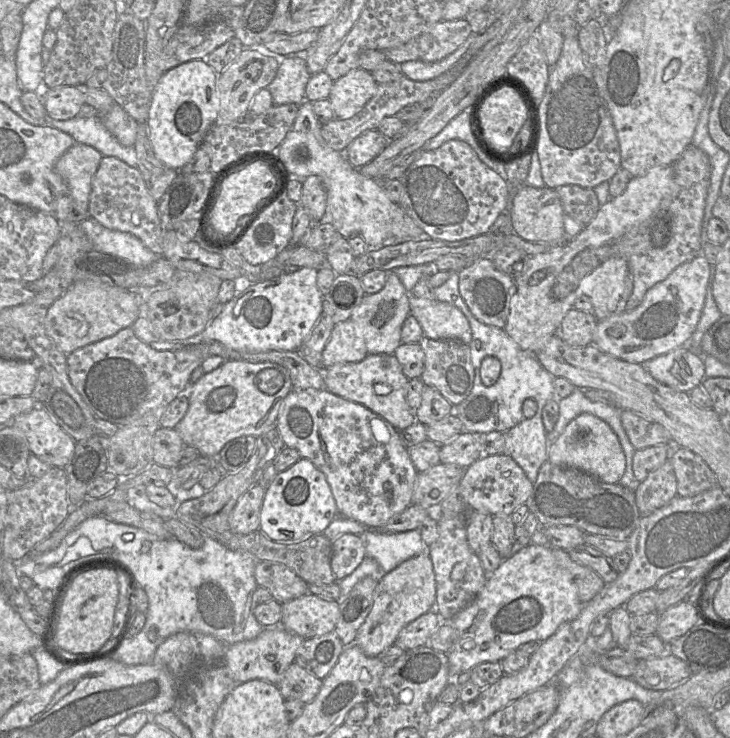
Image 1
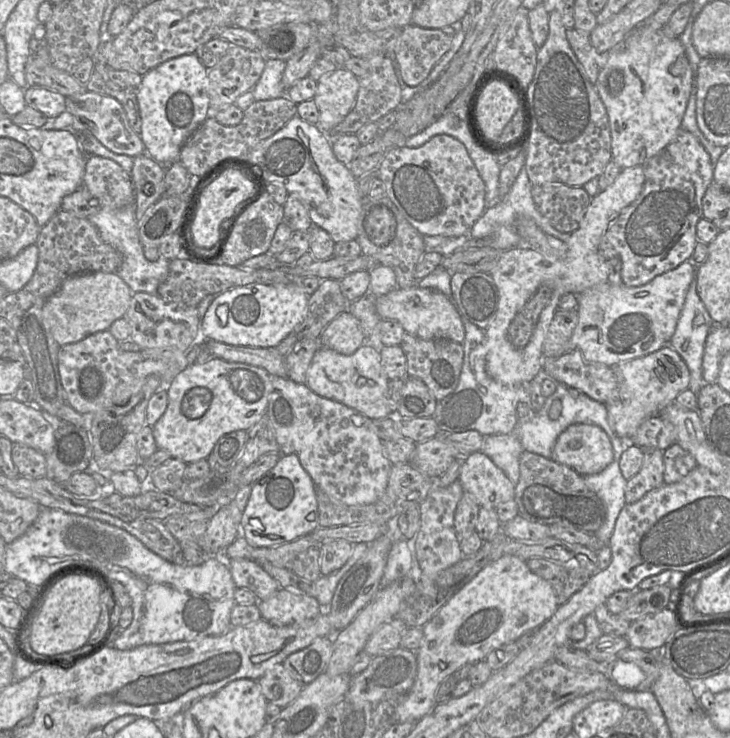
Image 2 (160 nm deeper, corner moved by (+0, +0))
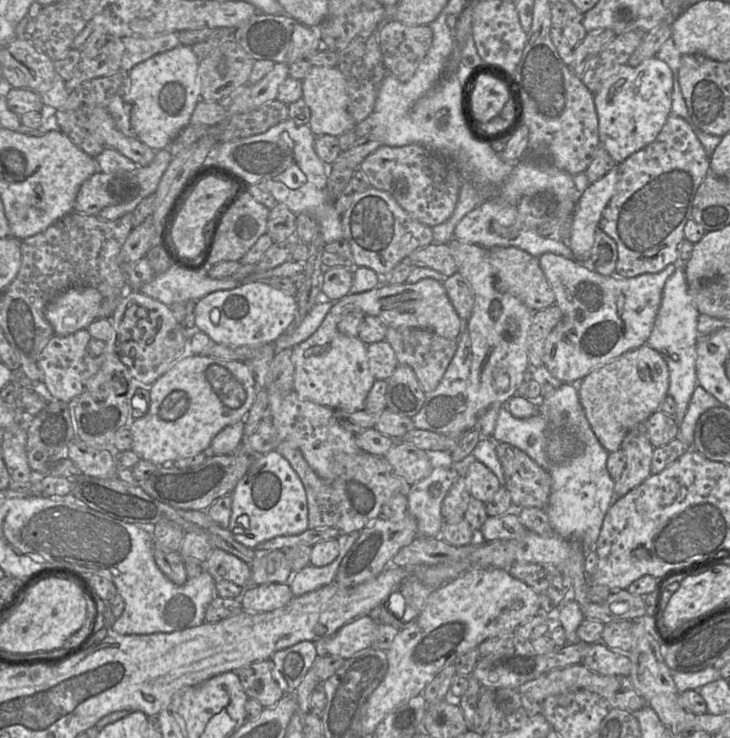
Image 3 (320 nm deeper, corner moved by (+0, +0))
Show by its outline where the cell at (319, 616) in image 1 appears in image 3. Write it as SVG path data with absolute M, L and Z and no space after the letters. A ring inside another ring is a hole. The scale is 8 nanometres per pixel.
M270 583L246 587L238 598L244 611L270 612L285 606L293 598L286 584Z

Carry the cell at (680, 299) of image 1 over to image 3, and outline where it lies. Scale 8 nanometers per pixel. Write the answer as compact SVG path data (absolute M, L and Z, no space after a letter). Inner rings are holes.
M544 253L538 259L555 294L555 305L563 313L561 322L545 340L543 365L562 383L581 381L593 369L646 344L665 282L679 264L669 264L657 273L624 278L601 275L583 262L555 253Z

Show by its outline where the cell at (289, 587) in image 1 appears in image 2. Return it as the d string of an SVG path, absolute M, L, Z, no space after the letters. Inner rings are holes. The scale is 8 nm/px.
M245 558L224 559L230 569L236 587L250 589L258 600L264 600L281 588L280 584L270 576L255 560Z

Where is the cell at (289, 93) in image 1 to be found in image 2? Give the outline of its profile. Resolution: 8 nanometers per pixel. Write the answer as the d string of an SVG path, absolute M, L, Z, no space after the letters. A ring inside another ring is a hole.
M266 60L265 68L256 85L251 89L256 101L270 100L286 96L282 75L286 63L283 60Z

